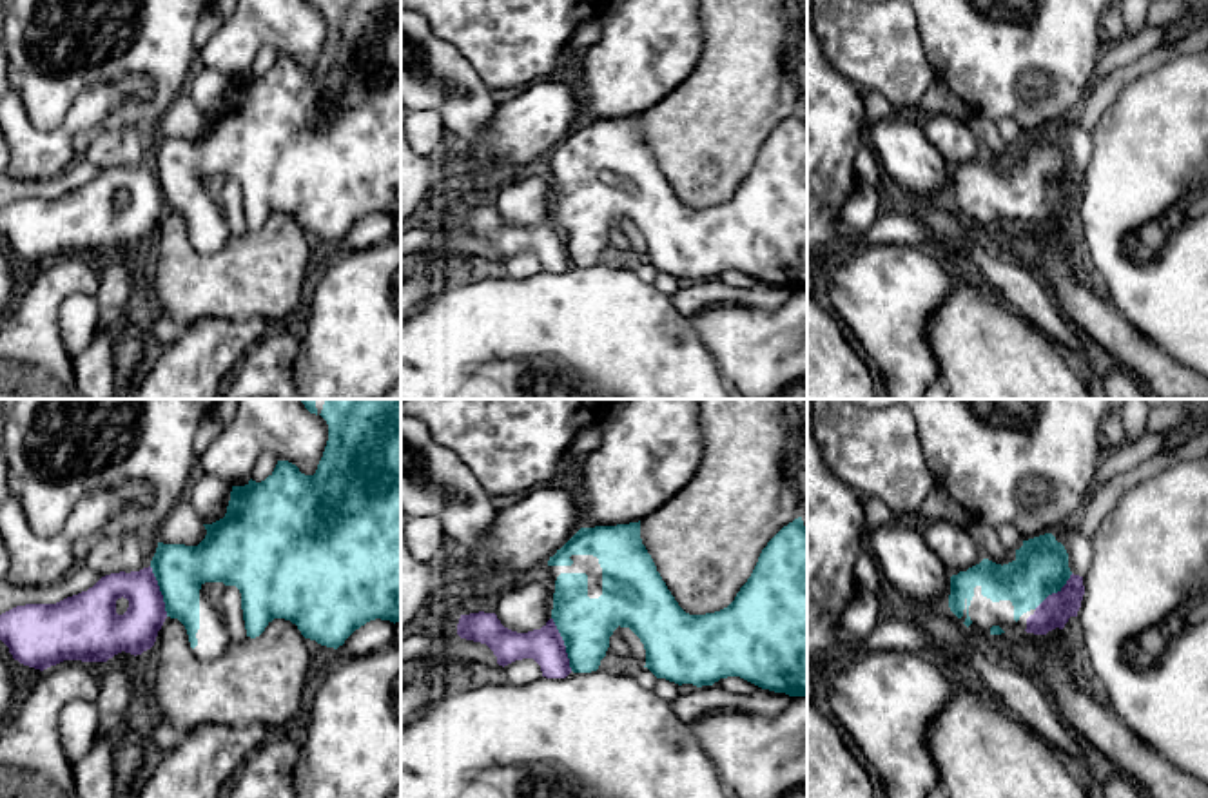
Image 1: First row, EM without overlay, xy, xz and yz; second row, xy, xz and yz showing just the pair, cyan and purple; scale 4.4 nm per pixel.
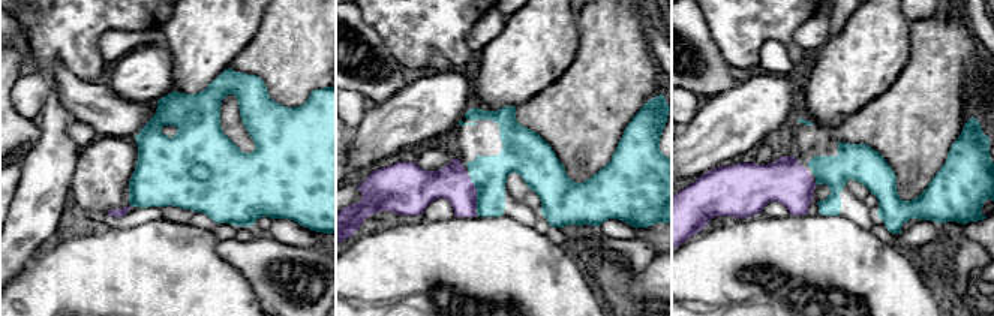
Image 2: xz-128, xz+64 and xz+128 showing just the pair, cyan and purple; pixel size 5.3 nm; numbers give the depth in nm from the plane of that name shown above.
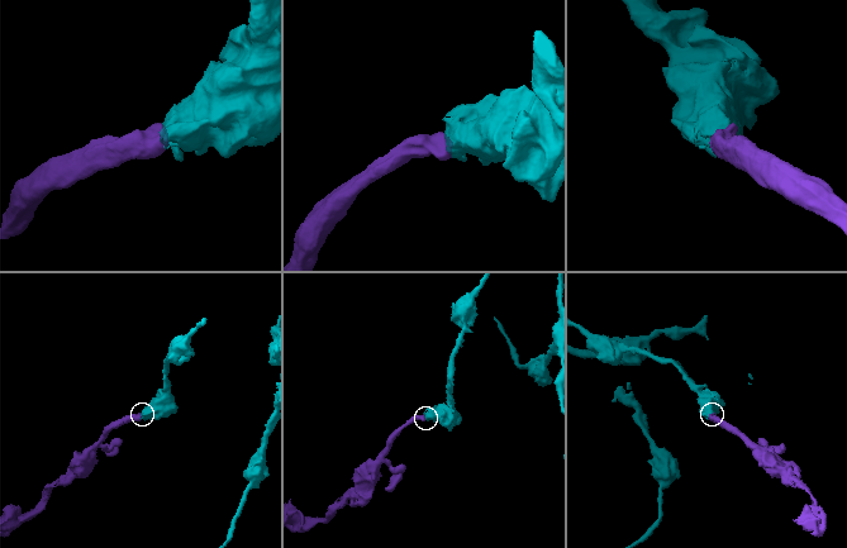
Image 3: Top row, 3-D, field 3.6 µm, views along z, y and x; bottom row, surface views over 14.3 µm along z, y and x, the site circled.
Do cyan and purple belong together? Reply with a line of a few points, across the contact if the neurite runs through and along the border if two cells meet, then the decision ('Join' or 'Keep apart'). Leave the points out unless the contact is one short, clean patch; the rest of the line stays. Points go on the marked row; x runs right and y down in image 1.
Line: xz (584, 624), (565, 644), (545, 646). Join

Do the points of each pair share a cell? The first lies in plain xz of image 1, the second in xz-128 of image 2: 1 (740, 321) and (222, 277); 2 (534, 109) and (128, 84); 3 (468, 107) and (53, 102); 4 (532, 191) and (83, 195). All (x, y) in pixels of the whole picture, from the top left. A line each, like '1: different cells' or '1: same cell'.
1: different cells
2: same cell
3: different cells
4: same cell

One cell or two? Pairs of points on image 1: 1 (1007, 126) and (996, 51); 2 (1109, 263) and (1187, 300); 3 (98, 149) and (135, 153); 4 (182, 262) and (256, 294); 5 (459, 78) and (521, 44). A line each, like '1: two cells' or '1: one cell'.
1: two cells
2: one cell
3: one cell
4: one cell
5: two cells

